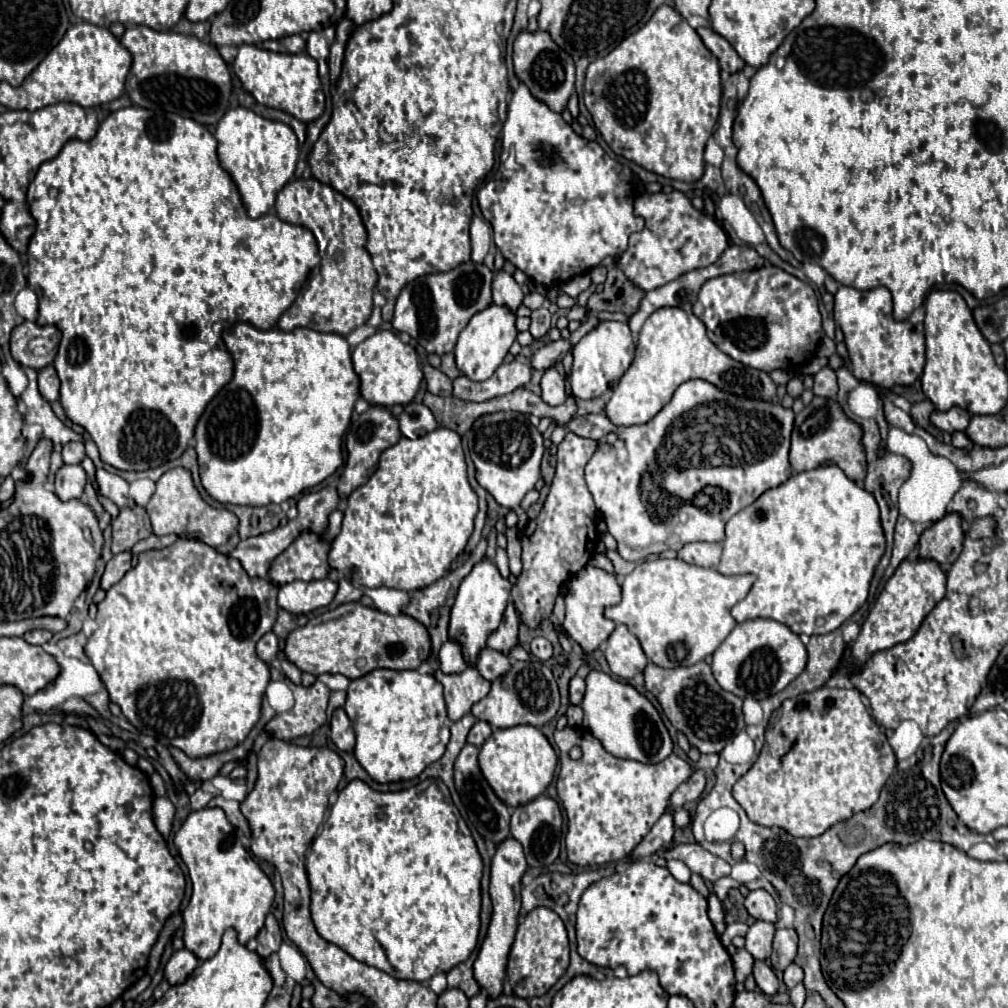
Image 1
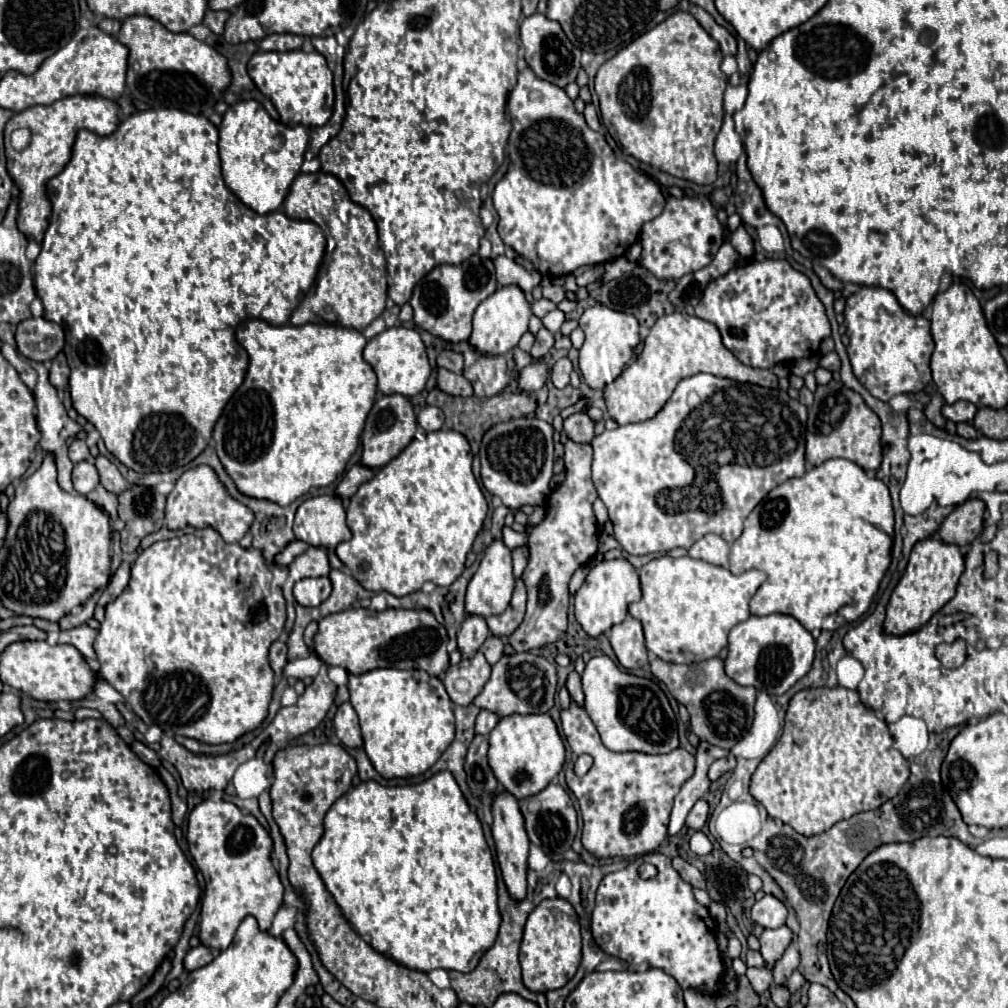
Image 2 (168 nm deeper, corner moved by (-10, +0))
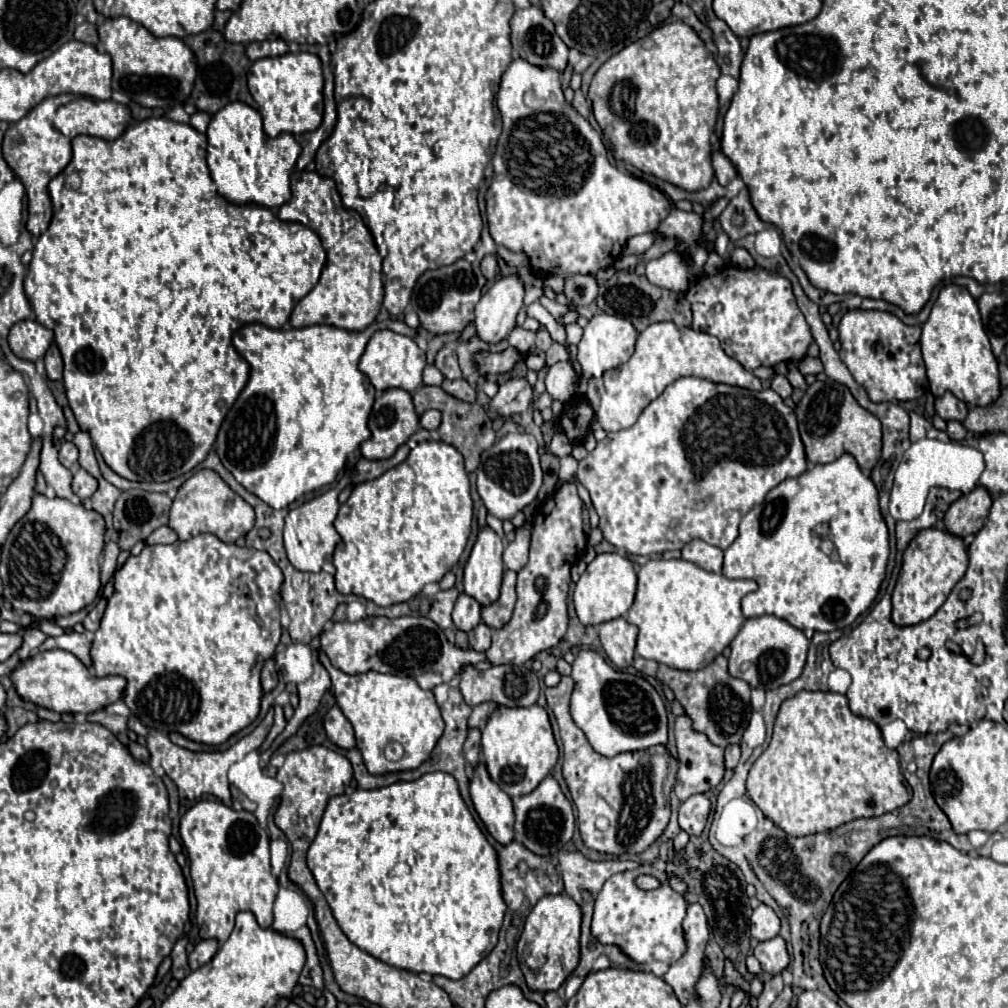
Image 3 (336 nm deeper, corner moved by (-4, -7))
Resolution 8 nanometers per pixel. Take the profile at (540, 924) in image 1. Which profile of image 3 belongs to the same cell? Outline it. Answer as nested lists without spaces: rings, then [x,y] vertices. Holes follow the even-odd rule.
[[[547,895],[531,911],[517,943],[517,959],[527,985],[533,991],[555,991],[573,973],[579,963],[581,907],[567,895]]]

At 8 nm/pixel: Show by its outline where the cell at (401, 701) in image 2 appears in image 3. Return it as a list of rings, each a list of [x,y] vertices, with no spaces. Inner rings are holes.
[[[319,651],[318,658],[331,675],[337,705],[355,729],[357,749],[361,751],[369,773],[417,769],[431,755],[443,733],[443,719],[431,691],[423,691],[411,677],[385,675],[377,671],[347,675],[341,669],[335,669],[322,651]],[[393,741],[401,743],[405,749],[405,755],[397,763],[387,761],[383,755],[383,749]]]

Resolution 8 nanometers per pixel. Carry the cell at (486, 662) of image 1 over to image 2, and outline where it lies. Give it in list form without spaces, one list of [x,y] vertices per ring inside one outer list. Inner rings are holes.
[[[489,636],[483,646],[481,646],[481,654],[487,658],[487,662],[493,666],[495,662],[499,662],[499,658],[503,658],[503,648],[505,648],[505,642],[501,638],[495,638],[495,636]]]

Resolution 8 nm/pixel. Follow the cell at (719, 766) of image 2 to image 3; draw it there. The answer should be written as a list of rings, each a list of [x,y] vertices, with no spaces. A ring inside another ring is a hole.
[[[729,745],[725,749],[725,767],[735,769],[737,763],[739,763],[739,757],[741,757],[741,747],[739,745]]]

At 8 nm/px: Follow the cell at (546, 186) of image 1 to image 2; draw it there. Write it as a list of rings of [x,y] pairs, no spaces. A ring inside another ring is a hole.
[[[525,68],[521,74],[519,74],[519,80],[517,80],[517,86],[511,90],[509,94],[509,102],[507,102],[507,112],[511,116],[511,124],[513,124],[513,130],[511,130],[511,136],[509,136],[509,170],[507,174],[497,182],[495,190],[493,190],[493,206],[499,214],[499,236],[501,240],[511,246],[521,258],[529,260],[535,270],[543,276],[563,276],[563,274],[571,274],[575,272],[577,268],[581,266],[591,266],[591,264],[603,264],[603,262],[609,262],[609,260],[615,260],[615,258],[621,258],[625,256],[625,252],[629,250],[631,244],[637,242],[639,238],[639,230],[641,226],[645,224],[645,220],[653,220],[661,214],[663,210],[663,202],[665,202],[665,196],[659,188],[659,184],[649,178],[647,174],[641,174],[637,172],[631,164],[627,164],[625,160],[619,160],[615,158],[611,146],[605,142],[605,138],[599,134],[599,132],[593,132],[587,124],[585,124],[585,118],[581,114],[575,112],[573,108],[573,102],[569,100],[569,96],[565,94],[565,90],[557,88],[557,86],[551,86],[549,82],[543,82],[539,78],[535,78],[533,70],[531,68]]]

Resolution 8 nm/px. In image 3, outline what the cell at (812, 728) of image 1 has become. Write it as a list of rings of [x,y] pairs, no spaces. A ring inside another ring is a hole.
[[[801,691],[783,701],[773,723],[769,747],[749,771],[747,793],[763,815],[791,837],[829,831],[861,817],[879,817],[903,807],[911,799],[909,785],[901,773],[899,755],[895,749],[885,747],[881,729],[871,719],[853,715],[847,697],[831,691]]]

